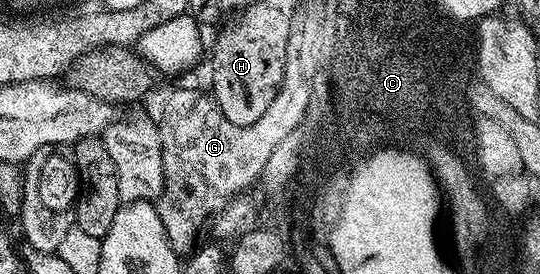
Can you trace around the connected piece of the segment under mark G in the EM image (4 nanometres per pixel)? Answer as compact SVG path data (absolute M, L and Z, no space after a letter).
M299 30L292 31L293 39L289 39L290 47L286 51L285 86L276 93L276 97L264 109L264 113L252 125L232 125L228 117L220 109L213 94L197 91L194 87L182 87L174 91L166 99L162 107L160 130L162 132L162 160L164 161L164 189L162 196L156 201L160 221L164 221L164 229L168 233L168 241L179 257L186 257L195 250L199 242L198 230L204 228L213 220L227 203L252 183L259 182L263 174L268 157L273 149L292 129L296 129L303 122L306 115L306 106L310 103L310 95L306 86L315 82L314 55L311 55L309 43L298 43Z

